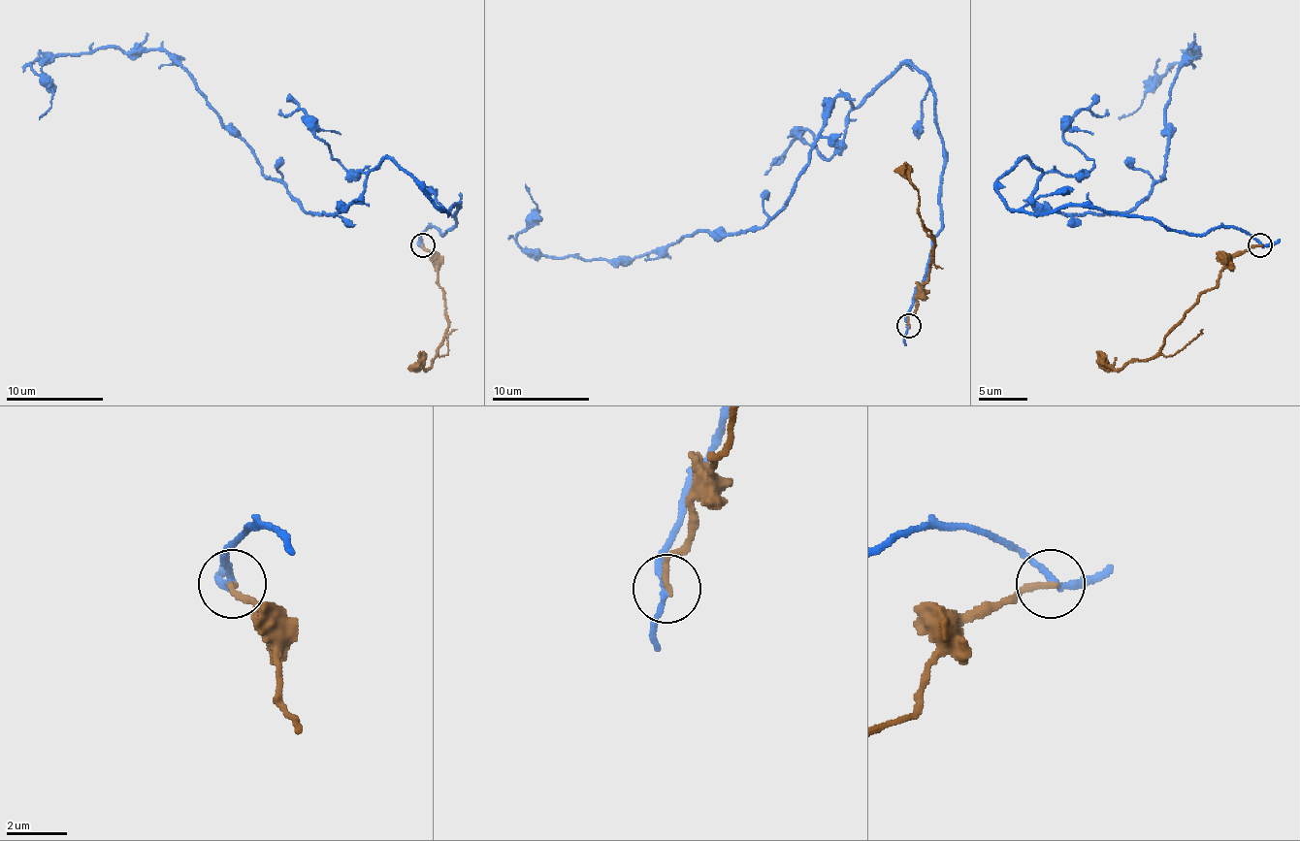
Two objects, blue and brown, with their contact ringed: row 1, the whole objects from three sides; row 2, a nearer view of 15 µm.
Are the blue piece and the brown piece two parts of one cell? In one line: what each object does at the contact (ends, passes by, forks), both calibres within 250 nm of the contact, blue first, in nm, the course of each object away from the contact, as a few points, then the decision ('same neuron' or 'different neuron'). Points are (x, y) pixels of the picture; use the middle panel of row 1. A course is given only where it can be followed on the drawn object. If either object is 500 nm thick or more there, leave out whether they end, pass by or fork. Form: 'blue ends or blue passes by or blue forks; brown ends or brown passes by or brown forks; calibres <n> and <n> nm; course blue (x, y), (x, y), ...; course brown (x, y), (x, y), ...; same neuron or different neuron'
blue passes by; brown ends; calibres 190 and 220 nm; course blue (908, 326), (944, 168), (913, 65), (832, 102), (749, 231), (546, 258), (517, 236), (525, 184); course brown (908, 326), (908, 316), (929, 270), (934, 239), (918, 213), (918, 197), (905, 163); different neuron

